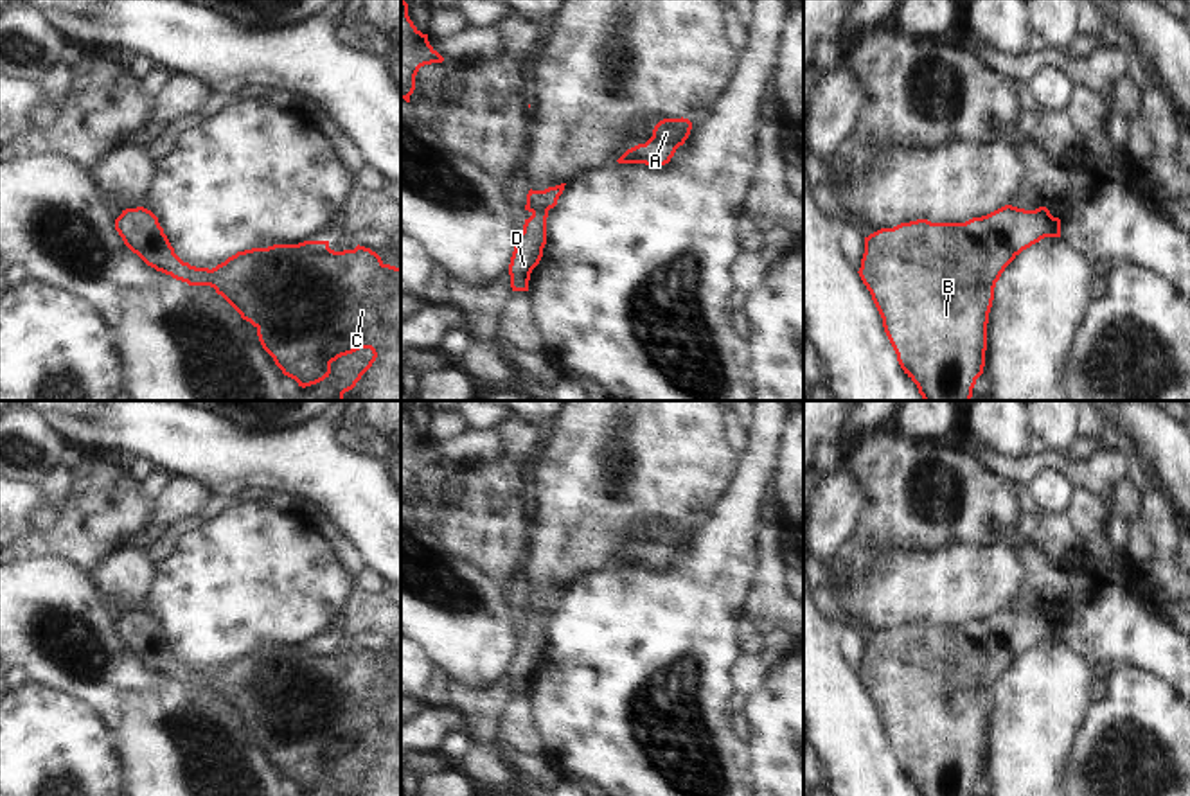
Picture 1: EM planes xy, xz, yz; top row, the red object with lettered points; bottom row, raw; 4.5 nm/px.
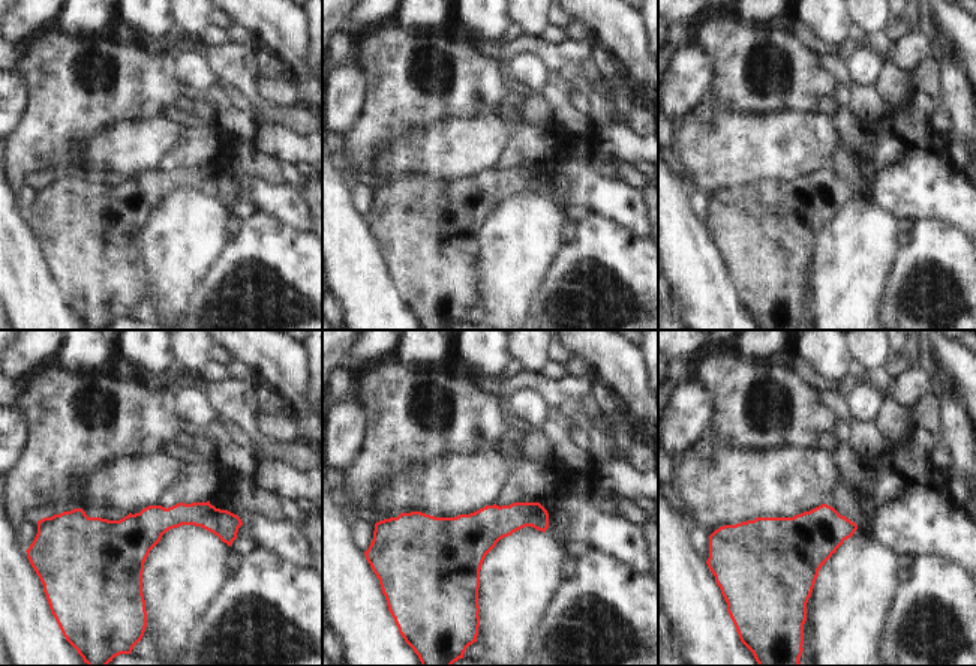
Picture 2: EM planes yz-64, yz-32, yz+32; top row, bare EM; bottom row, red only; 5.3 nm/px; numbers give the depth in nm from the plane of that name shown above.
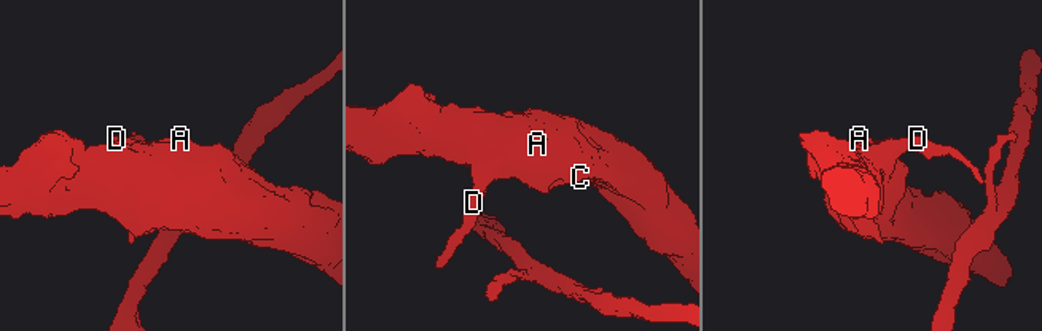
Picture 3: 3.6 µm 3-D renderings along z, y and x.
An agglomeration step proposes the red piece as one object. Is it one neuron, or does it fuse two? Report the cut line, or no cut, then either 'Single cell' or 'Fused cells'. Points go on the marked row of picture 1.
No split. Single cell.

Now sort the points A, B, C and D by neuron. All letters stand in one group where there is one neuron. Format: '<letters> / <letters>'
A B C D

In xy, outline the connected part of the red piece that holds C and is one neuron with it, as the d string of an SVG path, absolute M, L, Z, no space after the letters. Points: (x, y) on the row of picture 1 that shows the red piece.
M126 208L115 219L115 230L124 244L147 266L171 275L189 286L210 286L221 295L243 320L257 329L262 349L273 358L284 376L306 388L329 377L331 363L360 349L370 349L372 359L358 374L351 386L340 392L340 401L401 401L401 268L385 264L381 257L365 246L334 252L329 241L304 241L298 244L273 244L237 252L216 268L196 268L183 262L171 246L158 217L144 208Z

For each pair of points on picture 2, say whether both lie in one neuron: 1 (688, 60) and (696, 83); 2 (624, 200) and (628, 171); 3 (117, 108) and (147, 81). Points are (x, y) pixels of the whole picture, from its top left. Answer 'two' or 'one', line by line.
1: one
2: two
3: one

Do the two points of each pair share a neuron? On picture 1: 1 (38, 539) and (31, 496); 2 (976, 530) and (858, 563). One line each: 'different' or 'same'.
1: different
2: same

